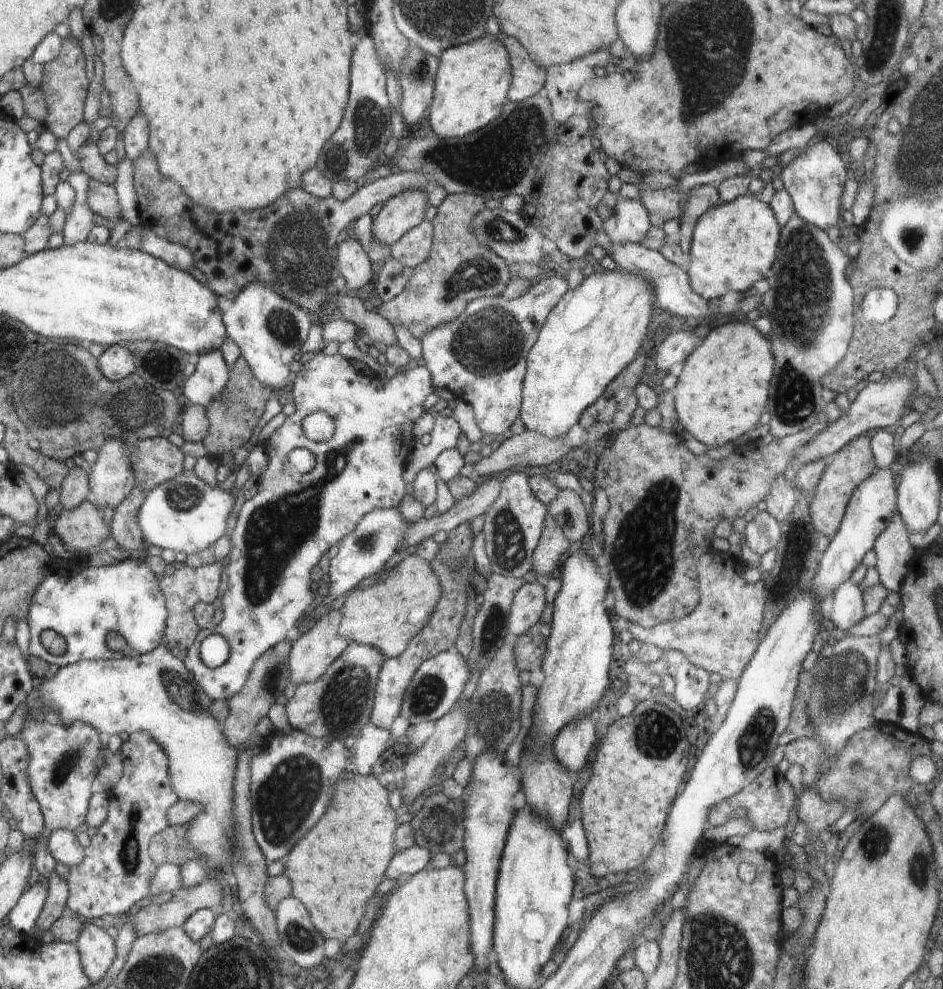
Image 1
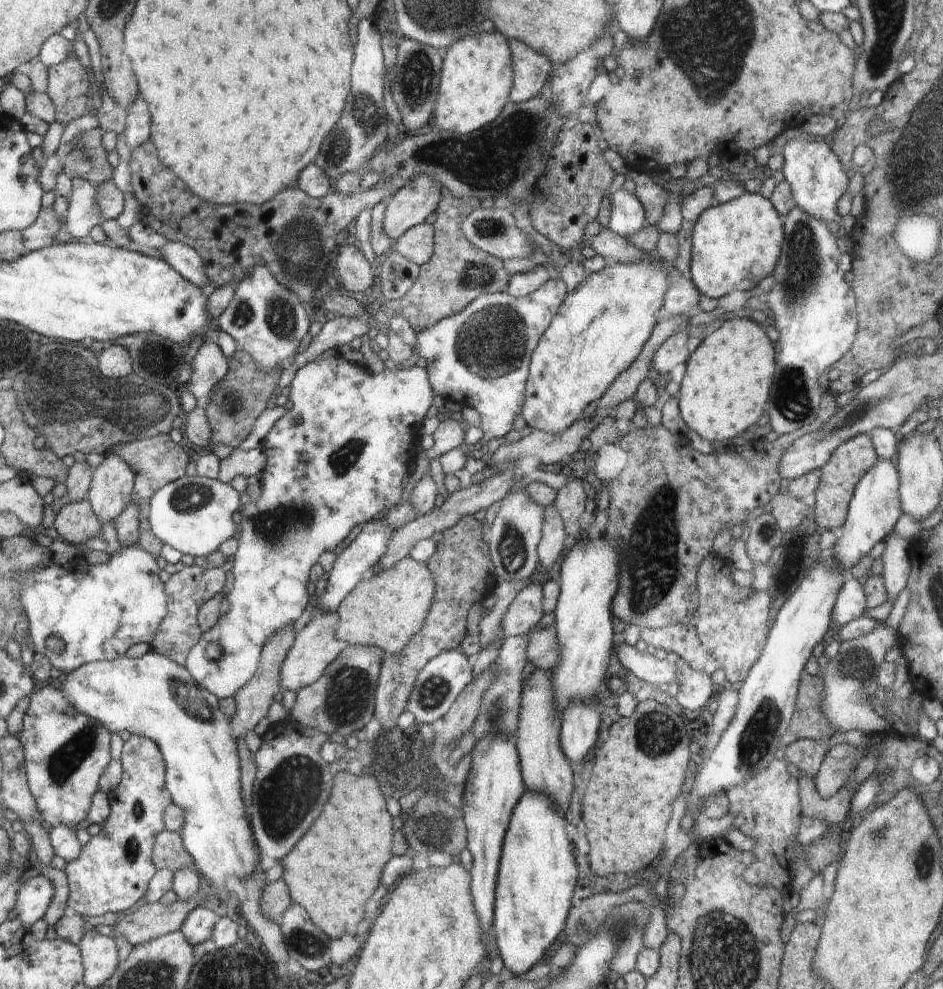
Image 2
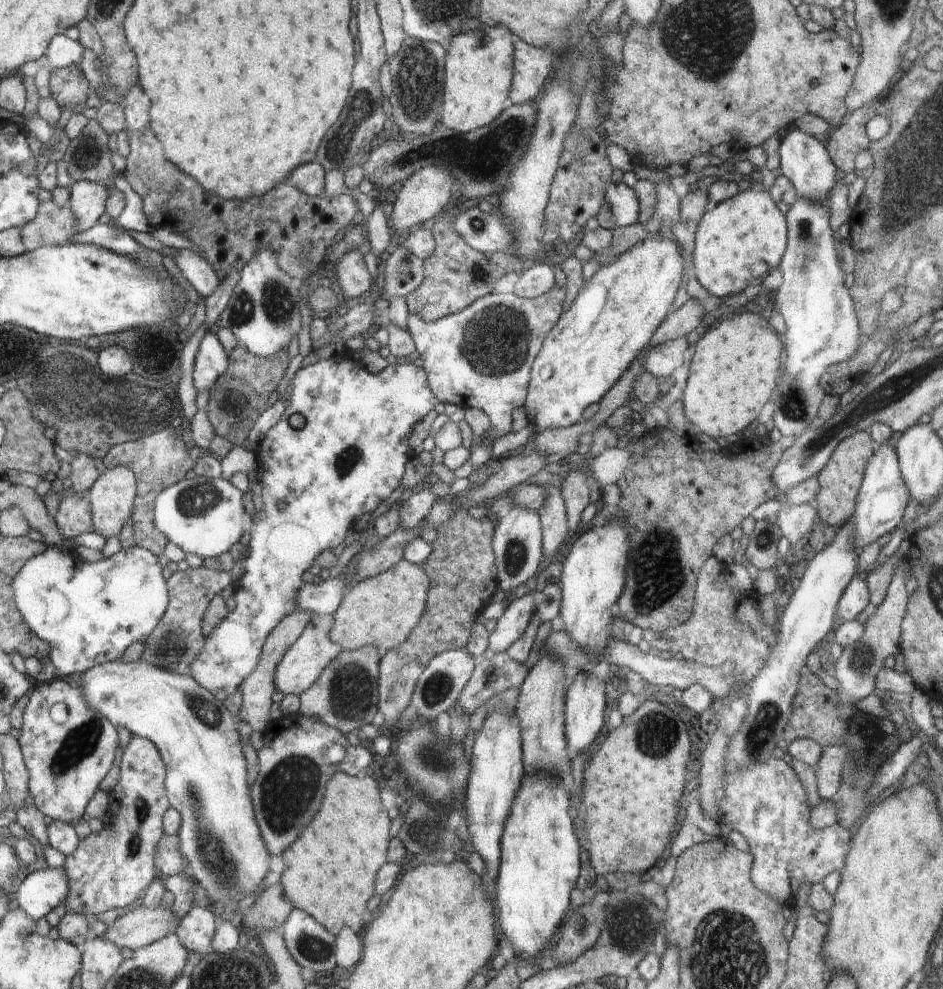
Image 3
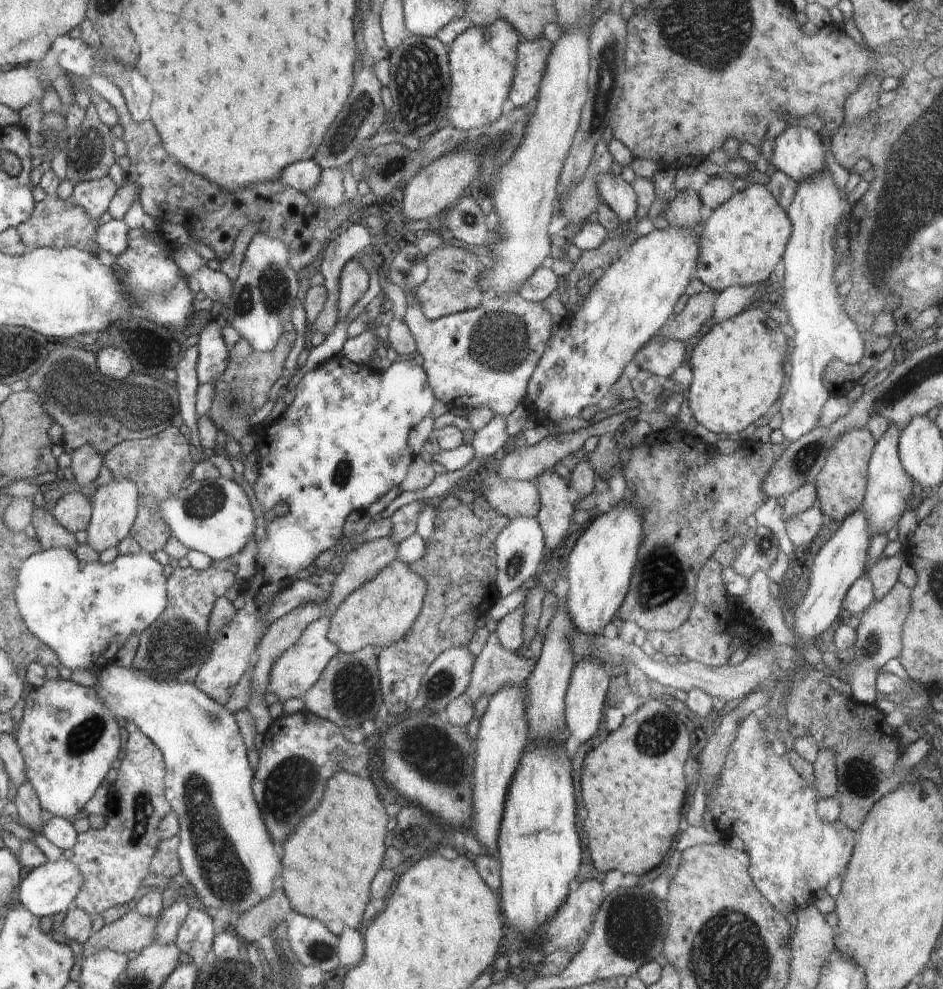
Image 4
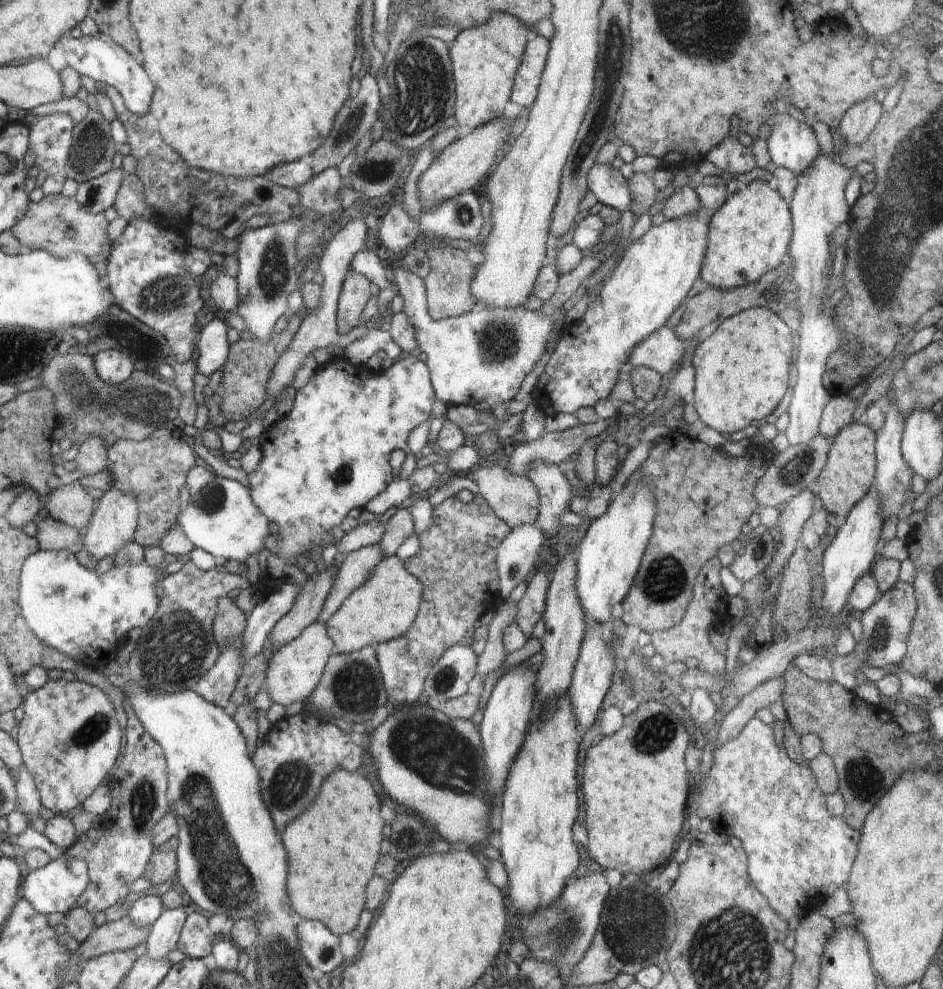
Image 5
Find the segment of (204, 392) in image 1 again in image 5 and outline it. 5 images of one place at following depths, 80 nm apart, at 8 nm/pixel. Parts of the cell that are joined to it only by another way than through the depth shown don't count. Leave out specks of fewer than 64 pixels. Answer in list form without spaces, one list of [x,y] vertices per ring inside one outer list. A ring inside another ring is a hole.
[[[217,315],[214,319],[210,318],[201,328],[200,340],[197,341],[200,353],[196,364],[198,372],[210,377],[213,372],[223,368],[230,352],[230,344],[226,337],[228,328],[221,315]]]

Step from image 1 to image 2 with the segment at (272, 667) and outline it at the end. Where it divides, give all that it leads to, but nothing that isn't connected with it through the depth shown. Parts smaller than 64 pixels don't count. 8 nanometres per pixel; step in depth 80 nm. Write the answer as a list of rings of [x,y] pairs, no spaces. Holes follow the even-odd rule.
[[[287,626],[282,632],[276,633],[271,640],[268,640],[262,650],[262,660],[259,662],[258,672],[235,694],[236,710],[230,721],[231,733],[236,740],[238,737],[246,736],[270,712],[270,708],[274,704],[274,696],[282,690],[282,666],[295,642],[295,636],[292,626]]]

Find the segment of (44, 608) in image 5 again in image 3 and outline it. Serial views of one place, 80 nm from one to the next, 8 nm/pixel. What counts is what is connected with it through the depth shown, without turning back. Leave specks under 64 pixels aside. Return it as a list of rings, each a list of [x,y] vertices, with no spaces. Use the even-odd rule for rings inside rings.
[[[138,546],[121,548],[113,556],[91,563],[76,560],[72,555],[72,552],[61,551],[58,547],[47,547],[42,554],[28,560],[14,578],[15,603],[24,622],[51,646],[50,660],[60,677],[65,679],[70,674],[84,674],[93,666],[120,659],[133,642],[144,643],[170,604],[162,566],[151,551]]]

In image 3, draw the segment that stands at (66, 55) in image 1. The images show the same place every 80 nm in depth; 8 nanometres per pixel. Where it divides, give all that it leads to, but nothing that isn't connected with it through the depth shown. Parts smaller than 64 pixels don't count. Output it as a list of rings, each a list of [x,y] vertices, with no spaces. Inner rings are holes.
[[[78,65],[64,67],[63,69],[52,69],[49,82],[51,98],[61,108],[72,108],[72,114],[82,112],[82,104],[88,98],[88,79]]]

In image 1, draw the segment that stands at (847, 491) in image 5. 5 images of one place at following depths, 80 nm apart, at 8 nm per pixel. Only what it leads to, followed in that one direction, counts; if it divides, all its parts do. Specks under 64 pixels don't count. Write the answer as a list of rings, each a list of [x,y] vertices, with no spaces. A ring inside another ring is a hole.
[[[869,434],[852,439],[827,462],[821,479],[815,486],[814,496],[809,506],[813,527],[820,536],[834,536],[839,529],[845,508],[854,489],[865,478],[868,478],[875,469],[875,460],[871,451],[871,437]]]

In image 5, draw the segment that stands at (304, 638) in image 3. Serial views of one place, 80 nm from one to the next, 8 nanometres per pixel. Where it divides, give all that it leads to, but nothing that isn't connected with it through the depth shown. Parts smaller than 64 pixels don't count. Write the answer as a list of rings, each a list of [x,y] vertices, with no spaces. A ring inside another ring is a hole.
[[[320,622],[307,626],[296,640],[281,646],[271,656],[265,674],[265,689],[272,702],[281,704],[284,708],[292,702],[305,703],[319,686],[320,676],[324,672],[328,658],[333,653],[334,640],[327,634],[325,623]]]

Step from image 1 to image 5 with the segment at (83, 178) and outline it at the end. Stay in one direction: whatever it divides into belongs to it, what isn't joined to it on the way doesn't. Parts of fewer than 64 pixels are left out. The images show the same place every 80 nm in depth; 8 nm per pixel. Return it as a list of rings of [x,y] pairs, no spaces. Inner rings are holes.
[[[122,167],[112,168],[103,175],[79,183],[75,197],[92,213],[103,213],[114,204],[114,198],[118,198],[125,177]]]

